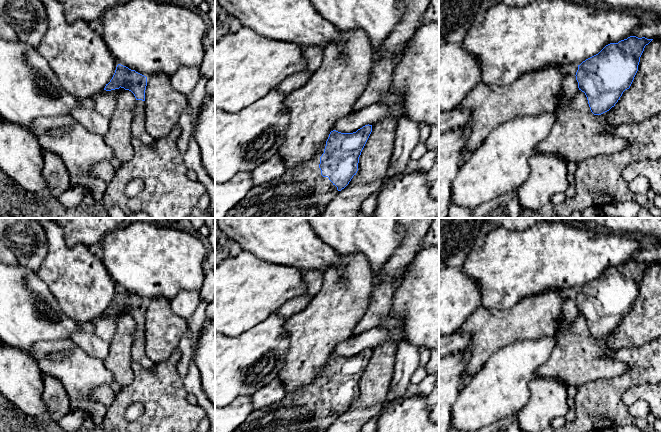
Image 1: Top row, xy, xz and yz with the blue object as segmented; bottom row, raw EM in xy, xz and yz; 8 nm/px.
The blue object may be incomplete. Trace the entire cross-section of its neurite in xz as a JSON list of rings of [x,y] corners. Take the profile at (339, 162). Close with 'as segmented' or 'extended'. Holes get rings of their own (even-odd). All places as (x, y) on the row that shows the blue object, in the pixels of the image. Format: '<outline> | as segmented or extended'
[[[369,124],[353,133],[331,131],[326,146],[319,149],[312,161],[286,169],[280,177],[253,186],[225,218],[317,218],[320,210],[356,175],[359,157],[371,132]]] | extended

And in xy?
[[[118,64],[115,73],[102,93],[124,88],[131,91],[135,98],[134,118],[132,121],[132,136],[144,144],[152,144],[155,140],[147,133],[145,128],[145,90],[147,77],[131,70],[126,66]]] | extended

